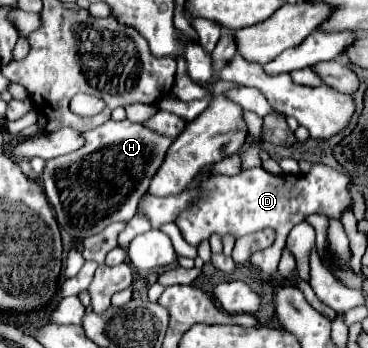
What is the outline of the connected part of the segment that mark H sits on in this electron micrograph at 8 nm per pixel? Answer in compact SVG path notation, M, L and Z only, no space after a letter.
M109 119L101 127L85 133L85 145L77 153L69 153L65 157L57 157L45 165L45 195L55 209L59 225L71 233L75 239L85 239L101 233L109 223L115 221L131 221L137 211L139 197L149 189L151 177L157 173L161 163L165 161L165 153L169 145L175 141L165 135L157 135L149 127L141 123L113 121Z

